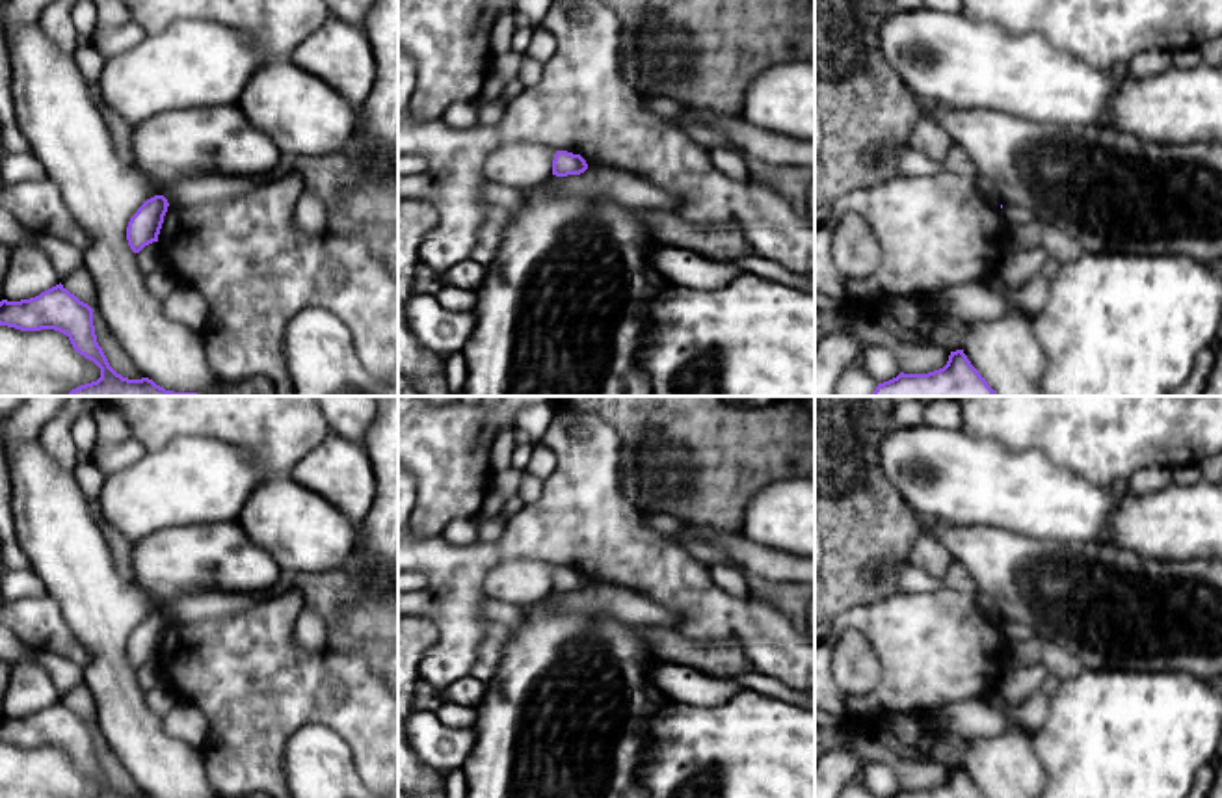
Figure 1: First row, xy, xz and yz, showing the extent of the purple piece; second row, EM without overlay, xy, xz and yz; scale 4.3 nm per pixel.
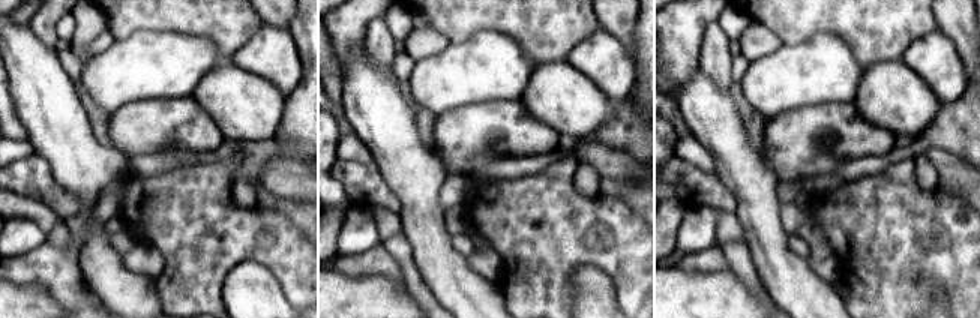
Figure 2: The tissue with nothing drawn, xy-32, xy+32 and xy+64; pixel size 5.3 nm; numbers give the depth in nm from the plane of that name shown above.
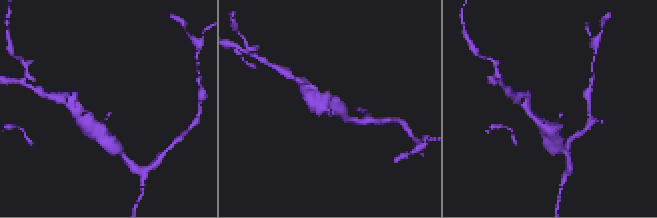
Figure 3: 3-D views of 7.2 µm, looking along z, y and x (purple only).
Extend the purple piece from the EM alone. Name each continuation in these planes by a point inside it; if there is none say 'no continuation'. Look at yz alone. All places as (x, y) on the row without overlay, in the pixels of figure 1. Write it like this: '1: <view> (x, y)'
1: yz (878, 778)

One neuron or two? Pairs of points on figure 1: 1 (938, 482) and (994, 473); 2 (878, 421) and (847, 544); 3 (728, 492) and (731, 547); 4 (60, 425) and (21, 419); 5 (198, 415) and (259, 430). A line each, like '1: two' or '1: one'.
1: one
2: one
3: two
4: two
5: one

